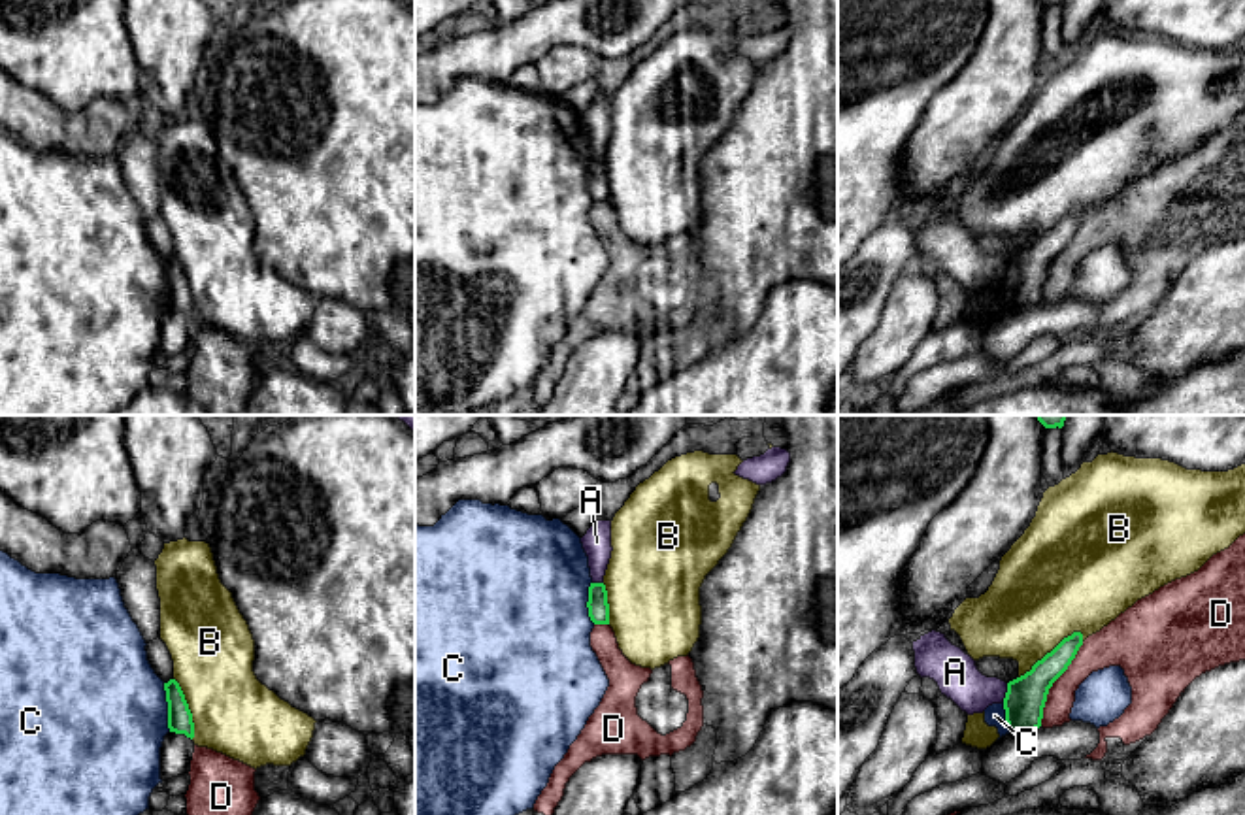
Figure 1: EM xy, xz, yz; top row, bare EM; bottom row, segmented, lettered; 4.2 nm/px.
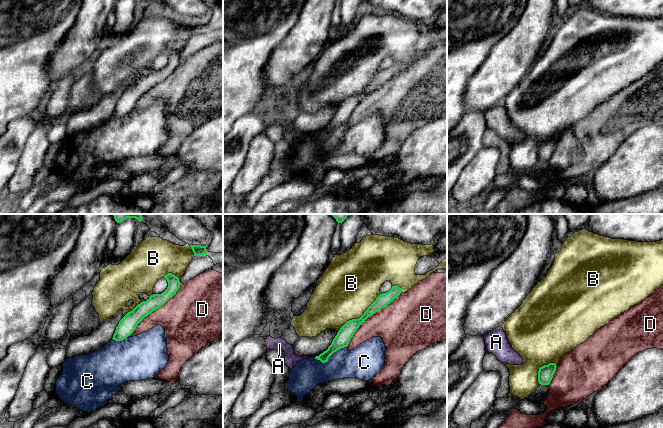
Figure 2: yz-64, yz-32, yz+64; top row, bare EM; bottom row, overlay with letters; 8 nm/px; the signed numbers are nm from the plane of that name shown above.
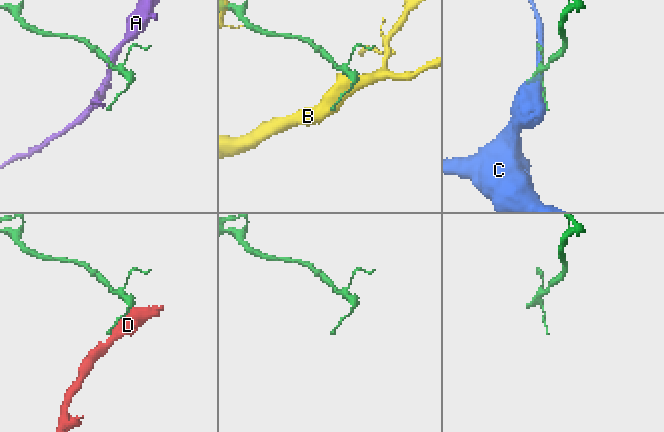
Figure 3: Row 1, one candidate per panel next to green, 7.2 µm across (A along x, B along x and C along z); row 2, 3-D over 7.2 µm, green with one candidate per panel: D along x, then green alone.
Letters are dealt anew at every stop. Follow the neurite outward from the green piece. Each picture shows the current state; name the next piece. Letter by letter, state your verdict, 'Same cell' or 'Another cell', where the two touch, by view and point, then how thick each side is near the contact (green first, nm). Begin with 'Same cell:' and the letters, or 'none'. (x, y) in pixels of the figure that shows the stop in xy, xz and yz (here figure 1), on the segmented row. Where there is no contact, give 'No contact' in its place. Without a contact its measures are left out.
Same cell: none
A: Another cell. Touches green at yz (1006, 693). Thickness 170 nm (green) against 190 nm
B: Another cell. Touches green at yz (1053, 649). Thickness 170 nm (green) against 420 nm
C: Another cell. Touches green at xy (168, 708). Thickness 110 nm (green) against 500 nm
D: Another cell. Touches green at yz (1053, 681). Thickness 170 nm (green) against 160 nm

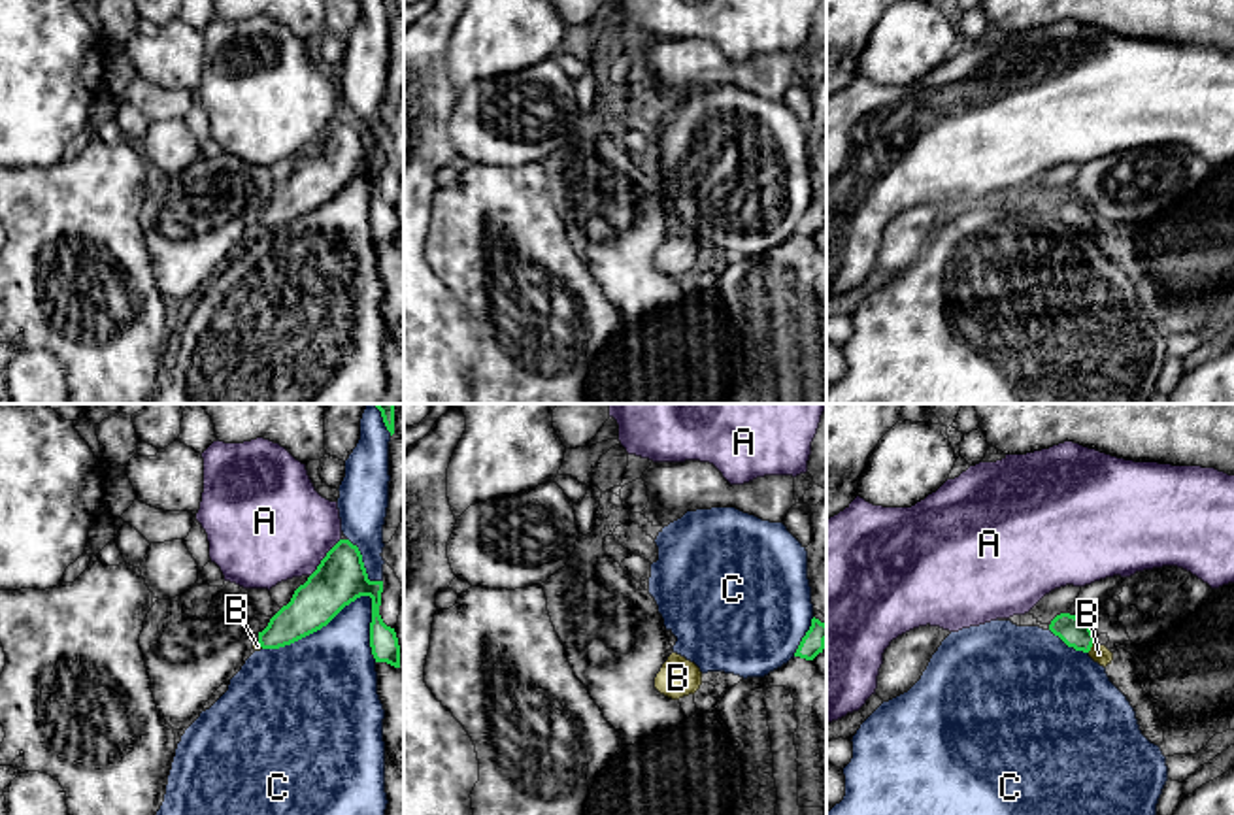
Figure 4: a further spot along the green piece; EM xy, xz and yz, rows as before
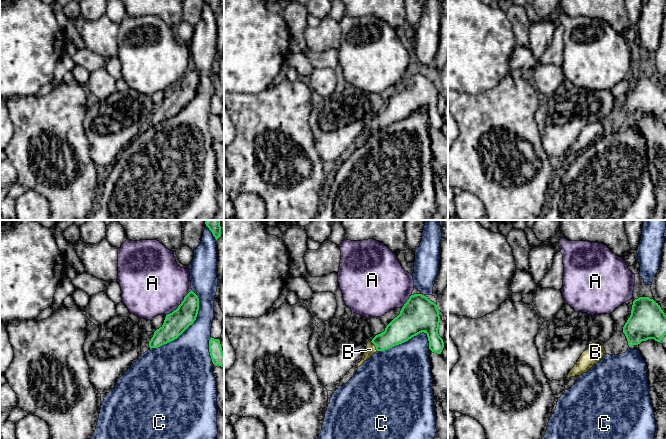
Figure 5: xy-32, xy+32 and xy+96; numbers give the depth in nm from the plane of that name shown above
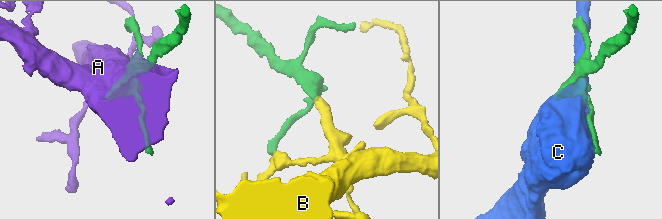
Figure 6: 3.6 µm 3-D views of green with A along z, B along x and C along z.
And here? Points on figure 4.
Same cell: B
A: Another cell. Touches green at xy (325, 557). Thickness 220 nm (green) against 460 nm
B: Same cell. Touches green at yz (1091, 646). Thickness 130 nm (green) against 80 nm
C: Another cell. Touches green at xy (317, 629). Thickness 220 nm (green) against 460 nm

